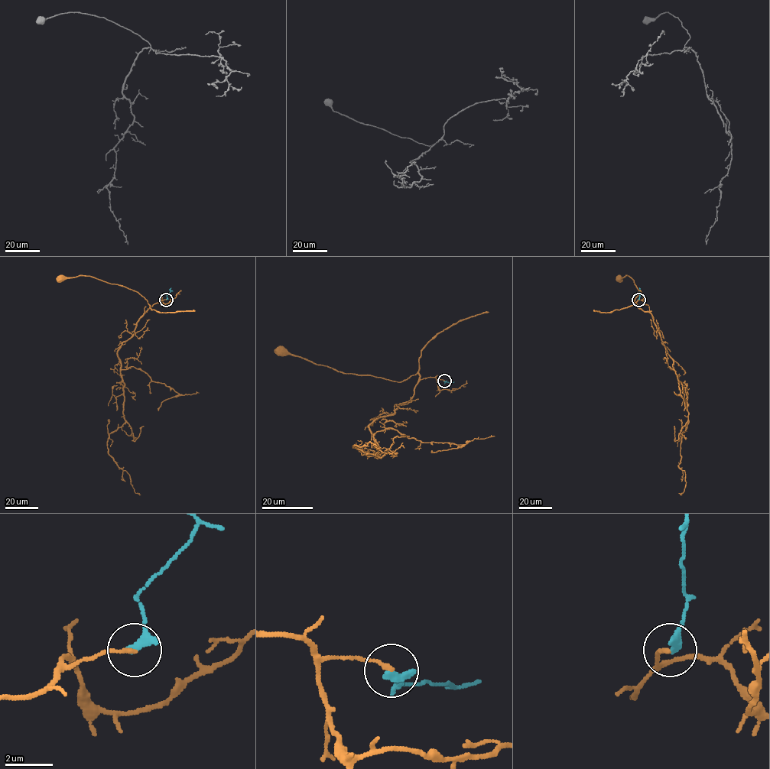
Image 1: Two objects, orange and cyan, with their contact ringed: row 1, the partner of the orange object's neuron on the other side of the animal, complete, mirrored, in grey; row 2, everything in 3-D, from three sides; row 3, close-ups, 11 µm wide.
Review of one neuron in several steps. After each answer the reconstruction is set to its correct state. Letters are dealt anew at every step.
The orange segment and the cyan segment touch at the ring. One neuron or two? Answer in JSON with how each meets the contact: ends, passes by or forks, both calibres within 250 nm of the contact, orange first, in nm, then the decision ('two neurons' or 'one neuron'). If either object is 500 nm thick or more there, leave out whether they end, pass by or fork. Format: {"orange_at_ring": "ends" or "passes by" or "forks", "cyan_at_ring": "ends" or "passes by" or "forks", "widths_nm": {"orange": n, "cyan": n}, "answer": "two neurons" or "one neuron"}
{"orange_at_ring": "ends", "cyan_at_ring": "ends", "widths_nm": {"orange": 160, "cyan": 400}, "answer": "one neuron"}

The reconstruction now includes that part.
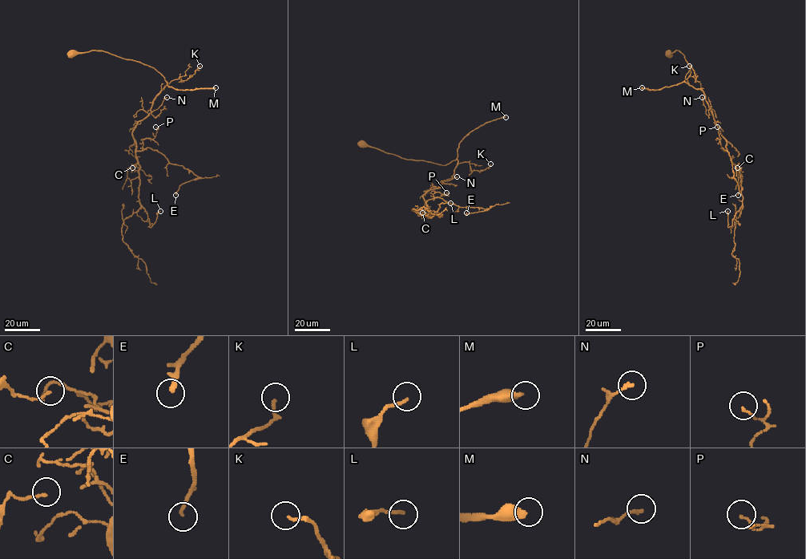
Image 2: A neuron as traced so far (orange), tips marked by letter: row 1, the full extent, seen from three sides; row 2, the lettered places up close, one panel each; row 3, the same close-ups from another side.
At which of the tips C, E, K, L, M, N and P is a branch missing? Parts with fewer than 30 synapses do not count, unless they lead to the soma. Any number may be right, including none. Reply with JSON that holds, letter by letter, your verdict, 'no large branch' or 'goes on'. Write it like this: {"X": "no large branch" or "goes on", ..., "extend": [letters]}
{"C": "no large branch", "E": "no large branch", "K": "no large branch", "L": "no large branch", "M": "goes on", "N": "no large branch", "P": "no large branch", "extend": ["M"]}

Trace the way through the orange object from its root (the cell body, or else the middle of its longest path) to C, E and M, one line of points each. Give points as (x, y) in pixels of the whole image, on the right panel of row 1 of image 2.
C: (668, 54), (679, 50), (684, 55), (691, 67), (684, 81), (703, 92), (741, 180), (737, 168)
E: (668, 54), (684, 55), (691, 67), (684, 81), (705, 96), (727, 142), (738, 195)
M: (668, 54), (679, 50), (684, 55), (691, 67), (684, 80), (658, 89), (642, 87)

